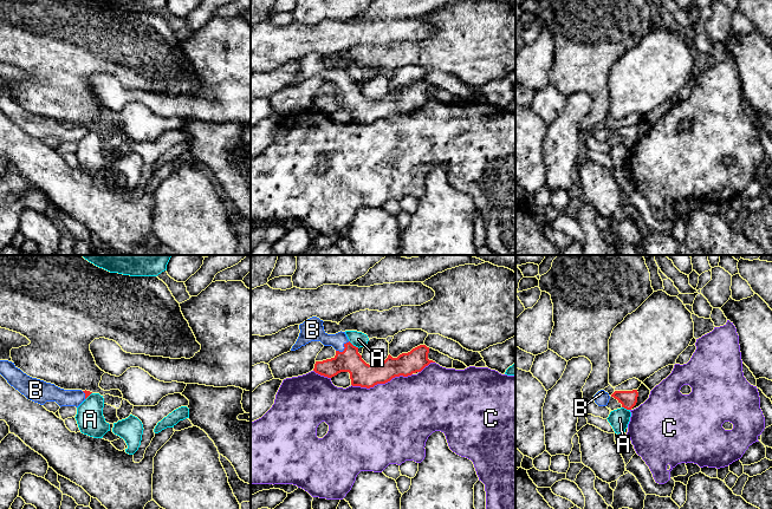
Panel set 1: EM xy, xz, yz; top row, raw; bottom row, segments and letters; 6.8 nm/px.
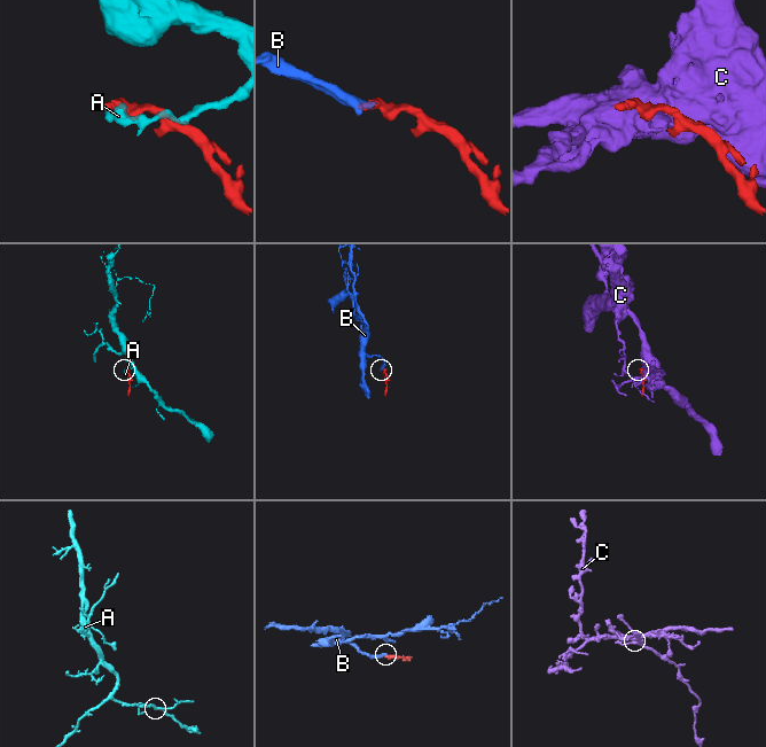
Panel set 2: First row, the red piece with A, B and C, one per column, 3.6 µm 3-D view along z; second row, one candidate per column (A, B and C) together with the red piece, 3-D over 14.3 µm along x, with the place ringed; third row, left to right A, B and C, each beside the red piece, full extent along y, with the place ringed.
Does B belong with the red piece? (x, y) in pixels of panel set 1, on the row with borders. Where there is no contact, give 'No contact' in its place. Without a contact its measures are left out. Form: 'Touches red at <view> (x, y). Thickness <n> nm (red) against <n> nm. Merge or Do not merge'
Touches red at xz (344, 348). Thickness 160 nm (red) against 140 nm. Merge

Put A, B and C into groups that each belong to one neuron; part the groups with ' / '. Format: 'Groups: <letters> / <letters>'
Groups: A / B / C

